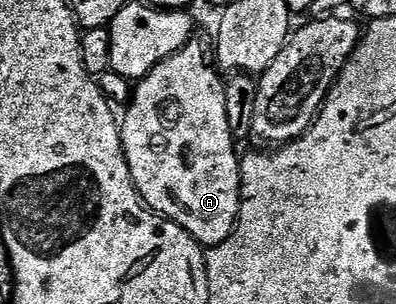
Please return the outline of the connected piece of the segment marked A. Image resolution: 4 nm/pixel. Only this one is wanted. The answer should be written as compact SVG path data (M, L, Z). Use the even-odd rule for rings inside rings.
M192 40L140 79L125 107L126 119L121 119L120 129L122 147L138 195L155 214L180 224L203 247L209 248L228 240L238 223L242 207L242 164L228 122L225 104L227 83L212 61L211 47L198 41Z

